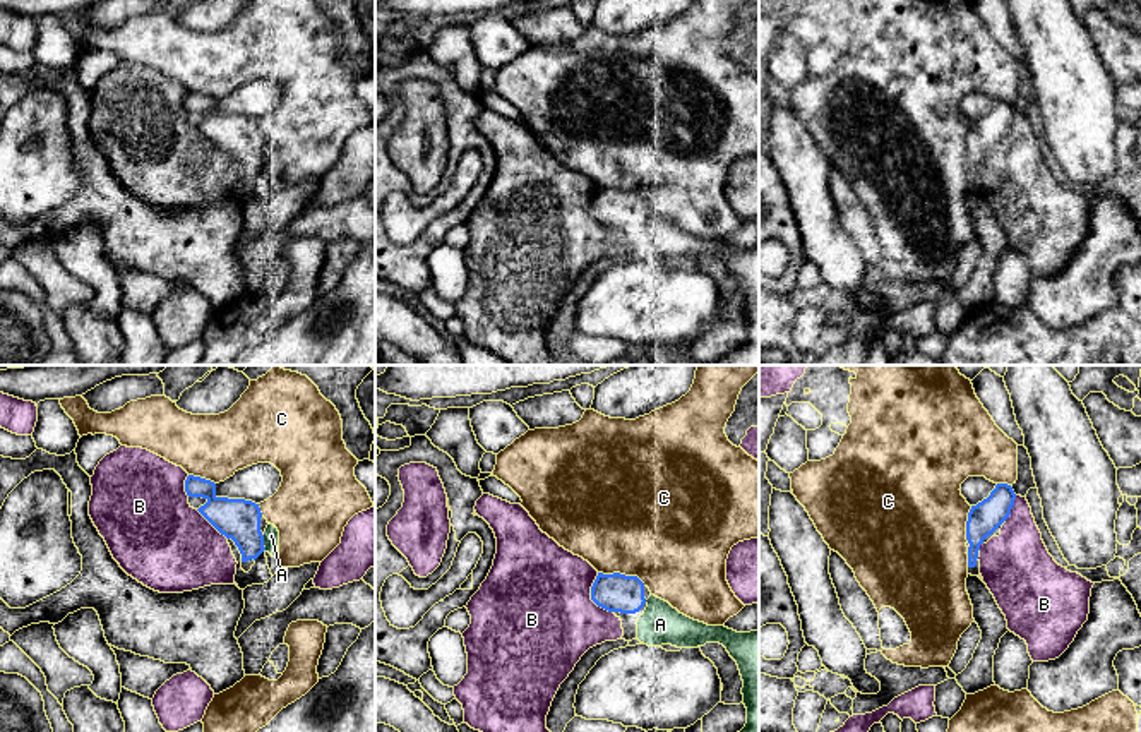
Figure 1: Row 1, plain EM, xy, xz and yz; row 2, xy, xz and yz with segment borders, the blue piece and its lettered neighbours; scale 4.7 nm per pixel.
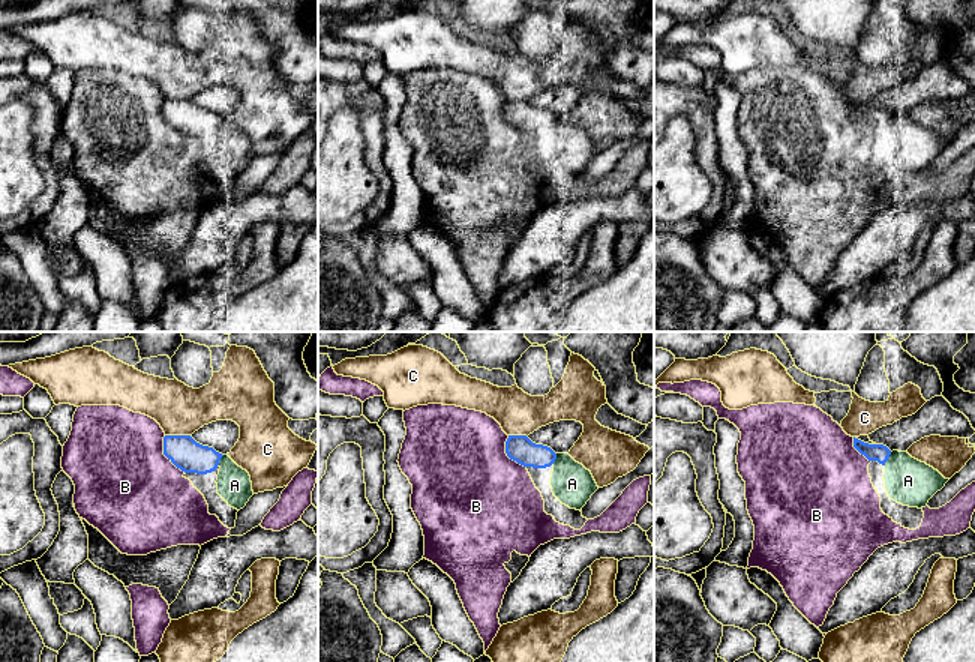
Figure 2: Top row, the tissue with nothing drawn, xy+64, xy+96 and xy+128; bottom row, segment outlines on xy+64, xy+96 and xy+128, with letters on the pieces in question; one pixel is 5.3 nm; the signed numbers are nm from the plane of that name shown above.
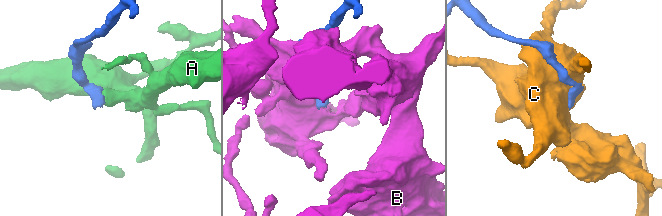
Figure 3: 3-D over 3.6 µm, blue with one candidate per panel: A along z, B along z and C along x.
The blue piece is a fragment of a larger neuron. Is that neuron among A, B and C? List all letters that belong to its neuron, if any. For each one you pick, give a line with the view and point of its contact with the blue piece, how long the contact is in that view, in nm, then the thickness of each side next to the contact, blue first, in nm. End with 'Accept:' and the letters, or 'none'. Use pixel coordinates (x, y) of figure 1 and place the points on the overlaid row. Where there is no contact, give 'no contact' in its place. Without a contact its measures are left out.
Accept: none

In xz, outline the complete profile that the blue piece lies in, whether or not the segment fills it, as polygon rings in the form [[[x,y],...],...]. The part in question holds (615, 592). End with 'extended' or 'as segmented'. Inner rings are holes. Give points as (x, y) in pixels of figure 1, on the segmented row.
[[[598,573],[591,586],[591,600],[622,621],[622,639],[637,639],[637,619],[648,607],[644,583],[637,576]]]; extended

